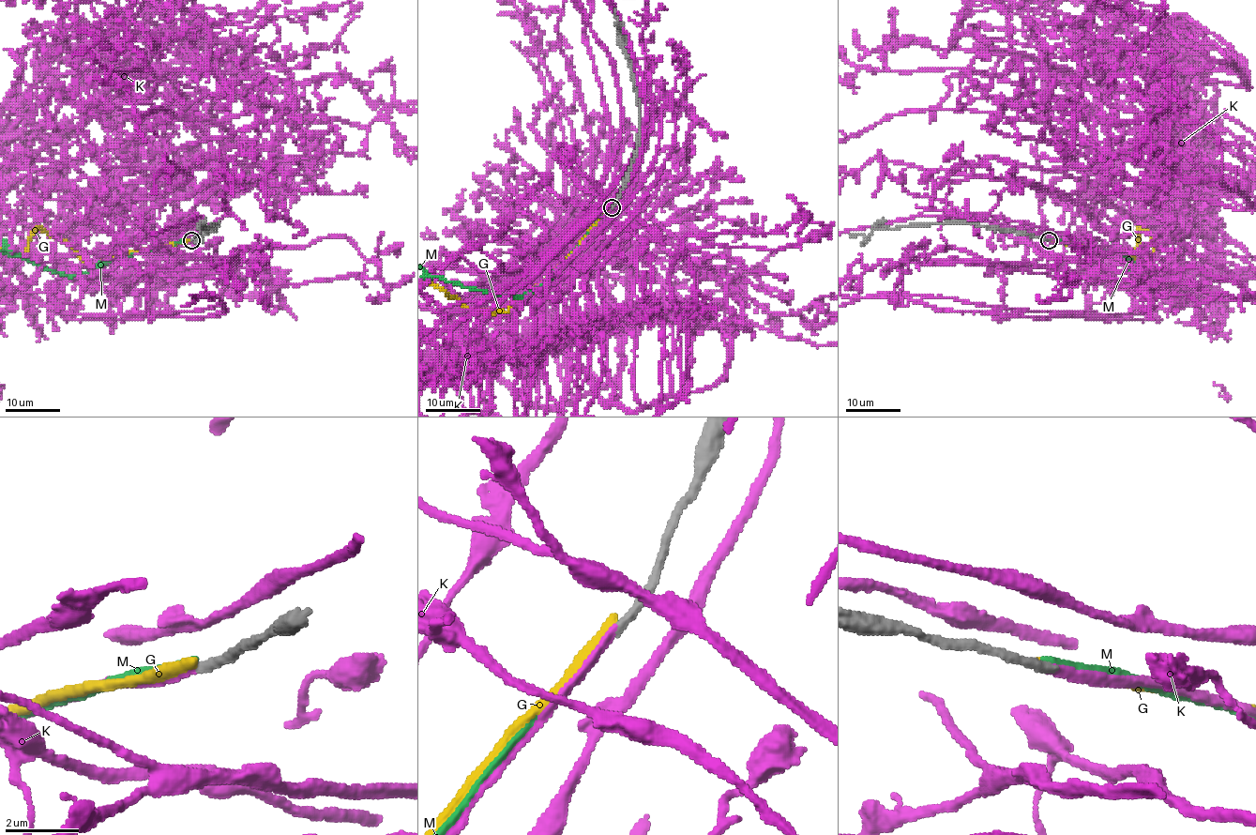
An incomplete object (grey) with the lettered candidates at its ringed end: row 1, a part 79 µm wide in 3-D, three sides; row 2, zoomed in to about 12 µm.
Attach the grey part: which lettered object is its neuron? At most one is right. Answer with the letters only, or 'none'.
K

